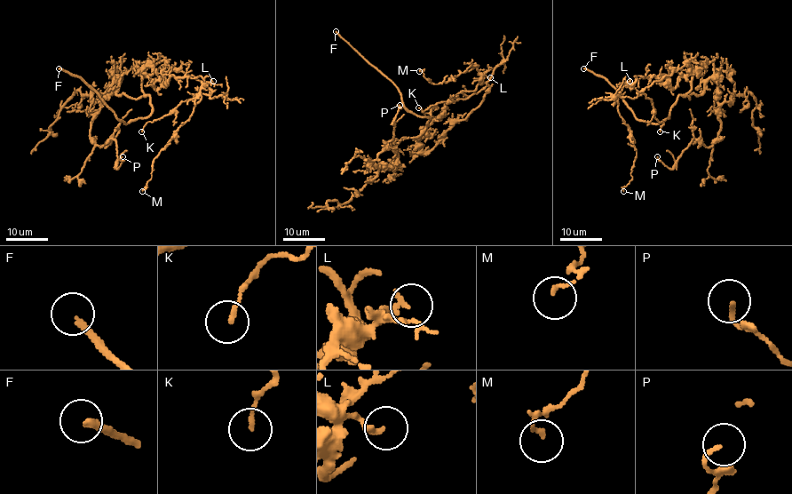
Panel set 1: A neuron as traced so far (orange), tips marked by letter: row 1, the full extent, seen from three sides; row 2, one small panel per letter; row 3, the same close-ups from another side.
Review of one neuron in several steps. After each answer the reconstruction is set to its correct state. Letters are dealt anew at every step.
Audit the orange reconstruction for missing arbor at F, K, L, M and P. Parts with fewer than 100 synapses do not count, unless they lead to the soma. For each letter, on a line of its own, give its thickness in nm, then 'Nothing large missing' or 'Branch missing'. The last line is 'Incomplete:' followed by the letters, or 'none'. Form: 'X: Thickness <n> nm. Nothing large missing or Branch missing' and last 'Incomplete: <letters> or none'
F: Thickness 240 nm. Branch missing
K: Thickness 140 nm. Nothing large missing
L: Thickness 200 nm. Nothing large missing
M: Thickness 130 nm. Nothing large missing
P: Thickness 150 nm. Nothing large missing
Incomplete: F

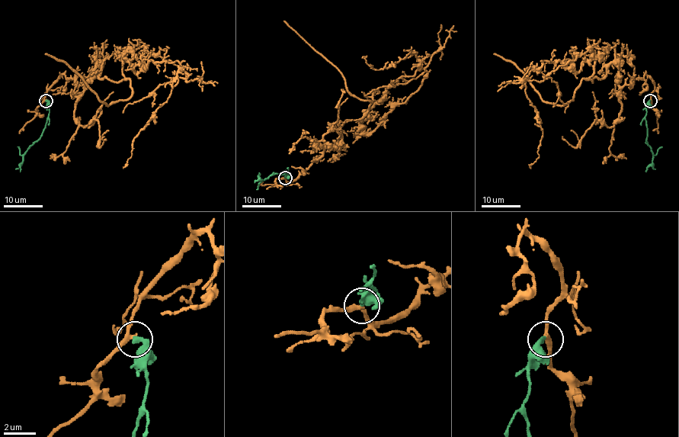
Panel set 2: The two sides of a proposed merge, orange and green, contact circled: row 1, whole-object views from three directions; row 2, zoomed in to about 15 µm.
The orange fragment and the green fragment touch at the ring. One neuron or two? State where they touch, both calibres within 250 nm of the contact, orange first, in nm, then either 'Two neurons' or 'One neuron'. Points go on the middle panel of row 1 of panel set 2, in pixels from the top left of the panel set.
Place: (285, 178). Thickness 280 nm (orange) against 320 nm. One neuron

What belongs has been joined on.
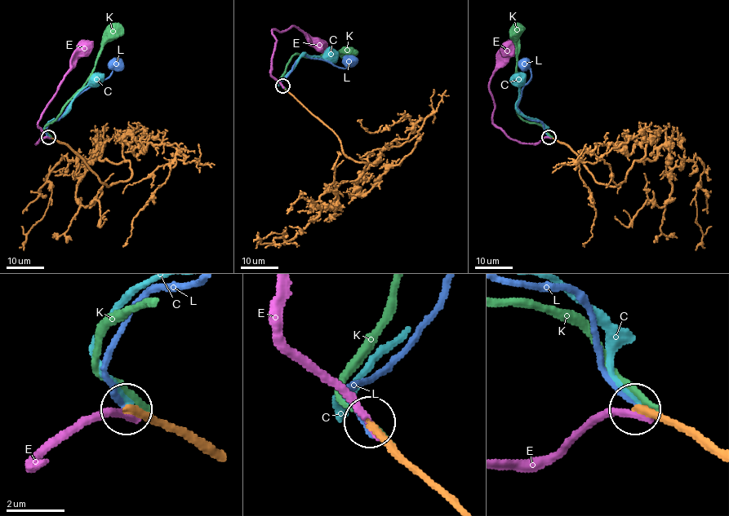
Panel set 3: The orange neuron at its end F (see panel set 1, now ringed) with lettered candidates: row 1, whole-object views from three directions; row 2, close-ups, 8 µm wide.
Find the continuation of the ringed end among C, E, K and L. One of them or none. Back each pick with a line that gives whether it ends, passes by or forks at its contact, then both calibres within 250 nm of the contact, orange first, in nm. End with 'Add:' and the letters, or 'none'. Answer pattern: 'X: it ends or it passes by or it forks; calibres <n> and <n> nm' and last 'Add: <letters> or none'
Add: none

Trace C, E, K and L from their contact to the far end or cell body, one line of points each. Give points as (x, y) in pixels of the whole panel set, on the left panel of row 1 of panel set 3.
C: (48, 136), (44, 127), (51, 120), (60, 118), (73, 98), (95, 80)
E: (49, 137), (42, 137), (37, 143), (42, 134), (37, 123), (41, 113), (84, 49)
K: (50, 136), (44, 131), (44, 128), (85, 82), (101, 46), (114, 30)
L: (48, 136), (46, 130), (47, 125), (59, 119), (78, 94), (107, 77), (118, 66), (119, 60)

